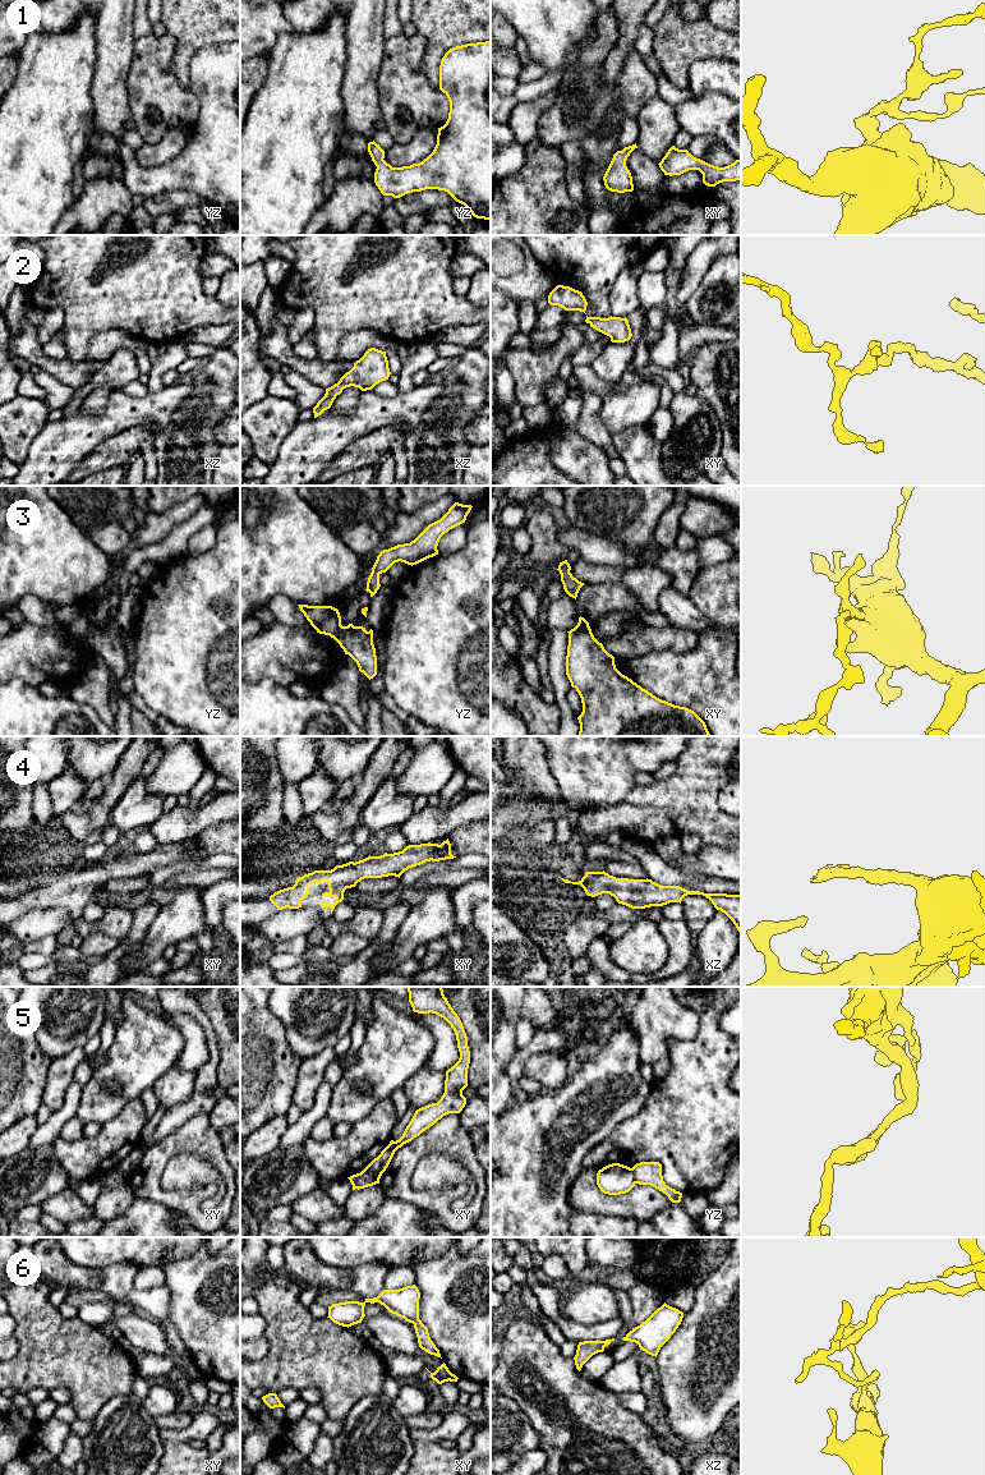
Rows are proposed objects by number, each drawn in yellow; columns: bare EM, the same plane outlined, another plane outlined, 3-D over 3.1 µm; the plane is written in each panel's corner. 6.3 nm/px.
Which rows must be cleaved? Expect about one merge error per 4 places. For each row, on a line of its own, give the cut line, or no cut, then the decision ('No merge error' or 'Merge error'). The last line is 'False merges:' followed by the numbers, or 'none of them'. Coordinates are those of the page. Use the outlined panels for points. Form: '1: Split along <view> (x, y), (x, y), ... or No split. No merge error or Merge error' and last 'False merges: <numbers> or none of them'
1: No split. No merge error
2: No split. No merge error
3: No split. No merge error
4: No split. No merge error
5: Split along xy (360, 1172), (368, 1172), (378, 1179). Merge error
6: No split. No merge error
False merges: 5

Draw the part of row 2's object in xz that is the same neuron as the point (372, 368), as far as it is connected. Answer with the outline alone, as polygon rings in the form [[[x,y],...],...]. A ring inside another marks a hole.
[[[376,348],[368,349],[337,383],[326,389],[325,396],[313,408],[314,418],[330,409],[336,396],[340,395],[344,389],[354,386],[362,391],[372,390],[377,383],[388,380],[390,375],[386,351]]]

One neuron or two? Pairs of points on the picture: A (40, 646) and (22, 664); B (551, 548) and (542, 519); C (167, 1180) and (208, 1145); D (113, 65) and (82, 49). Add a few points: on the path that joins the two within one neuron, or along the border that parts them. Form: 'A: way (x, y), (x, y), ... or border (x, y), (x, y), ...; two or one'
A: way (36, 649), (26, 660); one
B: way (544, 541), (542, 527); one
C: border (166, 1162), (192, 1153), (220, 1173); two
D: border (96, 28), (96, 70), (93, 83), (90, 87); two

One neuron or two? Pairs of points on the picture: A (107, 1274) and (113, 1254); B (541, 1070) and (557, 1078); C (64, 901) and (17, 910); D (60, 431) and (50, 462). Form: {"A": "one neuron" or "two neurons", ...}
{"A": "two neurons", "B": "one neuron", "C": "one neuron", "D": "one neuron"}

